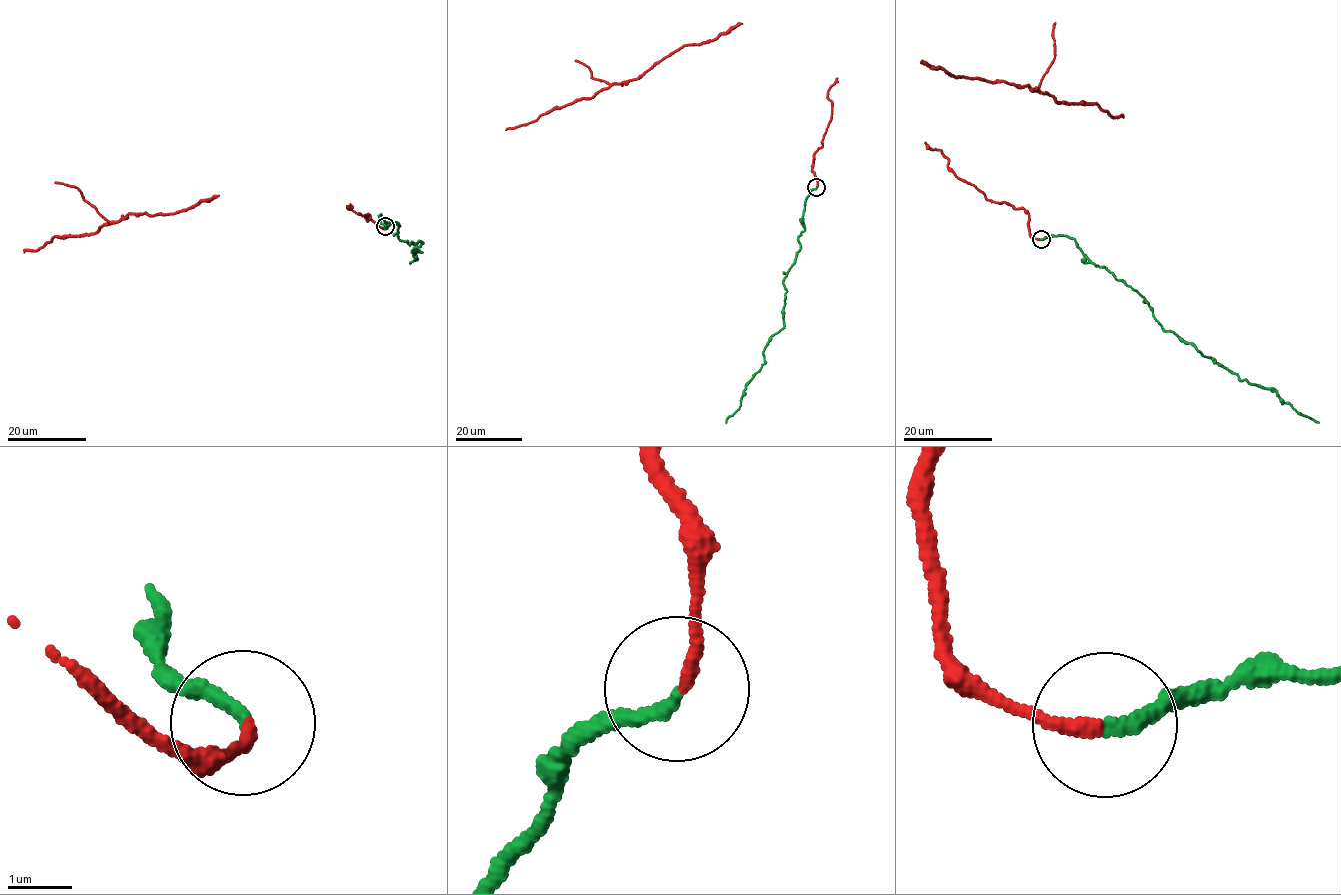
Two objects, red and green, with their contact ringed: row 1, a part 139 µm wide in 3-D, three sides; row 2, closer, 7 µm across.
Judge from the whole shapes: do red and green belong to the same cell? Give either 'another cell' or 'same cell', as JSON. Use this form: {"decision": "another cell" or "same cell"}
{"decision": "same cell"}

